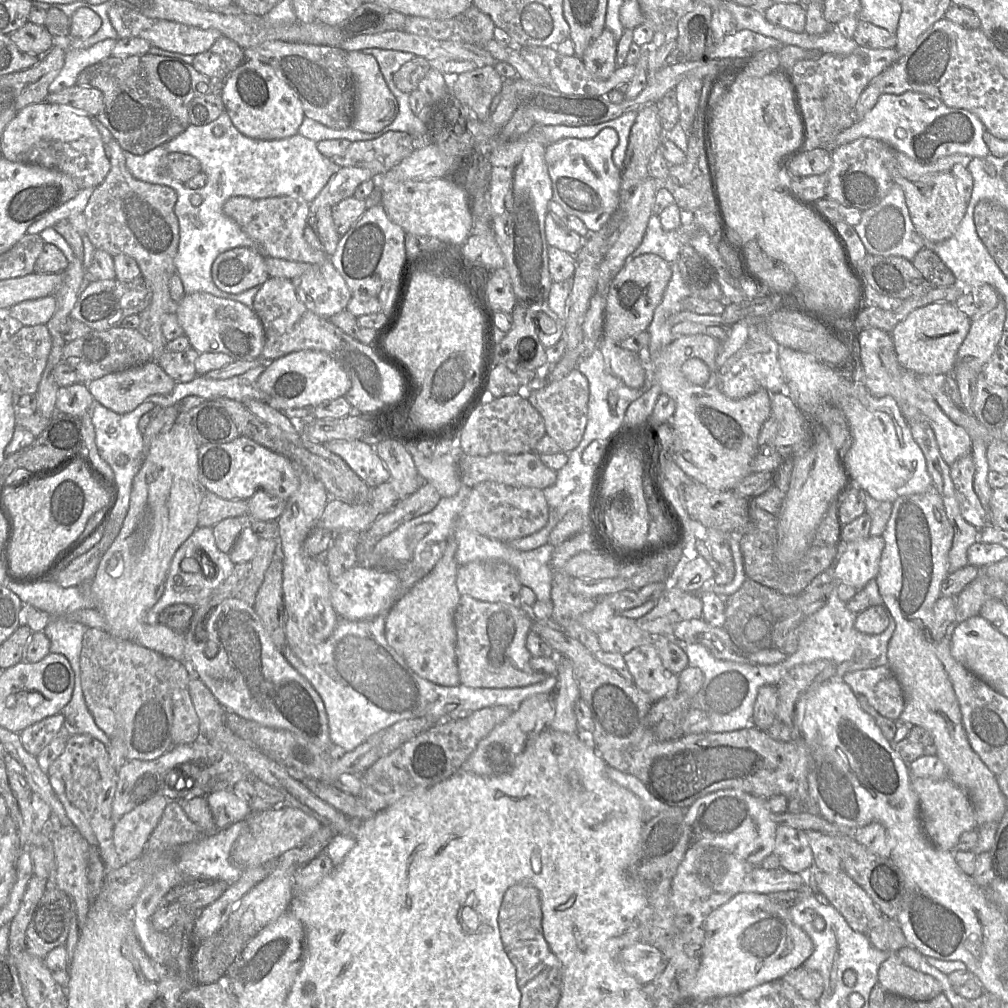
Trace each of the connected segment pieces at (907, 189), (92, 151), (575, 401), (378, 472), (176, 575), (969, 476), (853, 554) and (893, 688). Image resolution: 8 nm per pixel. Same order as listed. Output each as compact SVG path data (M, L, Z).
M896 158L887 161L886 169L893 183L902 188L910 219L916 232L924 238L927 246L943 242L955 234L965 216L967 203L951 171L908 178Z
M41 102L20 110L8 123L1 139L5 159L34 164L70 176L79 189L100 185L110 170L104 142L91 117L64 105Z
M577 368L563 378L536 389L528 389L526 398L542 416L545 433L559 445L562 452L575 449L583 437L588 416L589 384Z
M335 440L322 443L340 456L371 488L390 480L390 473L369 440Z
M197 527L173 555L164 591L157 603L149 610L145 622L157 623L160 613L174 604L197 607L226 581L232 573L234 565L230 554L217 547L212 527Z
M972 454L959 458L950 466L950 475L961 514L970 524L982 529L989 522L987 513L974 489L975 473Z
M869 536L848 542L834 569L834 579L857 591L864 589L878 575L883 549L883 536Z
M888 665L846 673L842 680L857 695L864 695L879 714L898 721L905 706L902 688Z

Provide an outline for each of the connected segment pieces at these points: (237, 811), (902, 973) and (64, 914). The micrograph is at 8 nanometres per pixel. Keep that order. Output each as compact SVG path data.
M220 790L207 797L218 830L224 830L235 823L244 822L252 813L249 805L233 790Z
M896 953L881 964L878 984L887 994L914 1001L927 1001L942 993L941 985L934 977L906 966Z
M50 885L27 928L27 951L44 960L50 951L65 946L74 916L73 899L56 885Z

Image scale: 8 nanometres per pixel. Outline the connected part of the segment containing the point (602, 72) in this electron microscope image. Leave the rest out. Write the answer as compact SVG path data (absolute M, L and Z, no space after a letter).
M606 27L584 51L583 63L596 79L609 78L616 69L617 45L613 33Z

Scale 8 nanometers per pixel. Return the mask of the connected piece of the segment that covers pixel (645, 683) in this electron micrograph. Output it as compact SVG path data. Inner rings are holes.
M654 643L636 647L623 658L634 685L645 692L653 703L678 692L678 674L663 666Z

